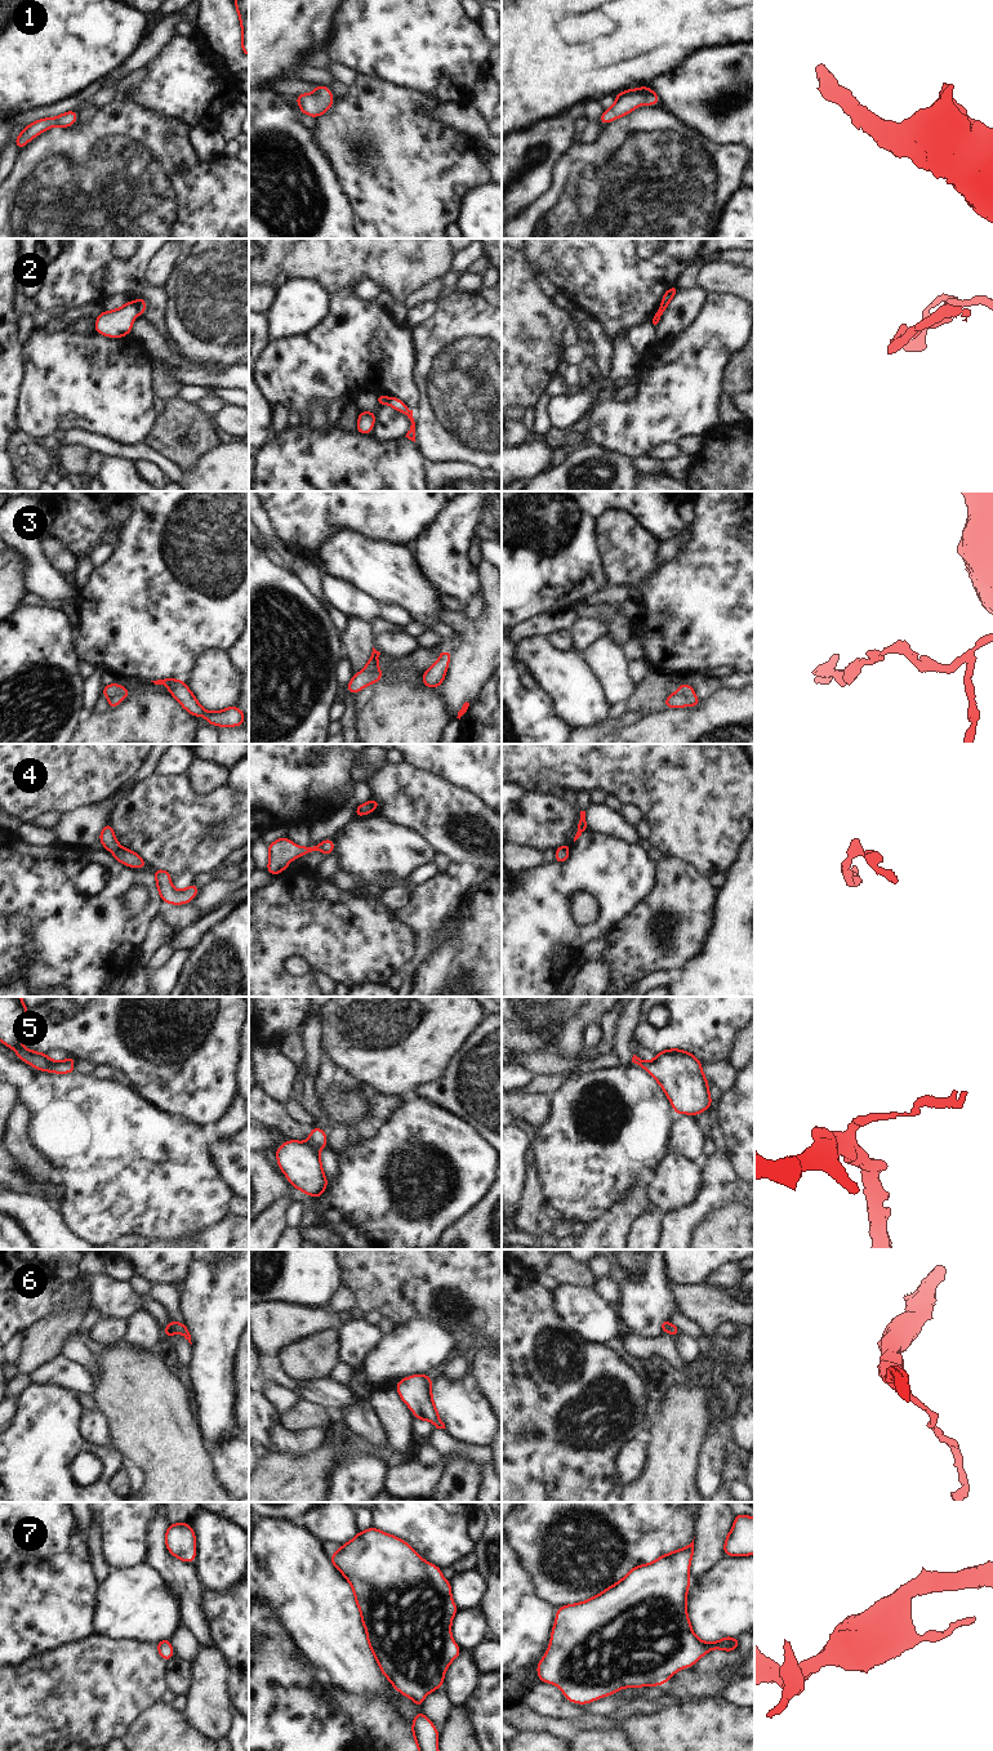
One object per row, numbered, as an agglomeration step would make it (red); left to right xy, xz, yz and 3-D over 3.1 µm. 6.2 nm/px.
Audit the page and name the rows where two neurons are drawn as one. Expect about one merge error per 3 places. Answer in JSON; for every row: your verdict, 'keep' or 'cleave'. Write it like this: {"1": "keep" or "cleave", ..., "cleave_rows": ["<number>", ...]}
{"1": "keep", "2": "cleave", "3": "cleave", "4": "keep", "5": "keep", "6": "keep", "7": "keep", "cleave_rows": ["2", "3"]}

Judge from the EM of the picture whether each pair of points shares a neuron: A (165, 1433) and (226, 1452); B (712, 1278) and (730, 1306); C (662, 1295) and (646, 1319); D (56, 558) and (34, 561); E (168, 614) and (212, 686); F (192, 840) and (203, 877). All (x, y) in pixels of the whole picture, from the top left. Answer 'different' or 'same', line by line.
A: different
B: different
C: same
D: different
E: different
F: different

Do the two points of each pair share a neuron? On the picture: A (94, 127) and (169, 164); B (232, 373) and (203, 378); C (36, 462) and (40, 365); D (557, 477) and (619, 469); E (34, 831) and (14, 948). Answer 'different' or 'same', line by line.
A: same
B: same
C: different
D: same
E: different

